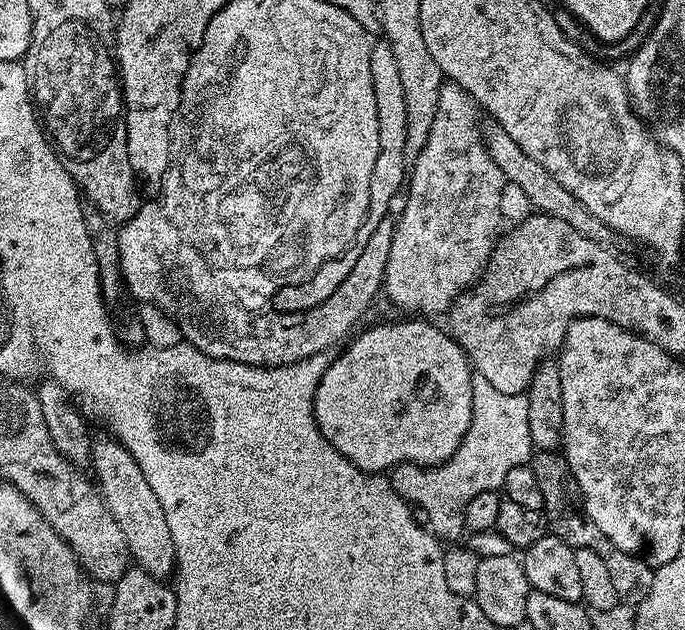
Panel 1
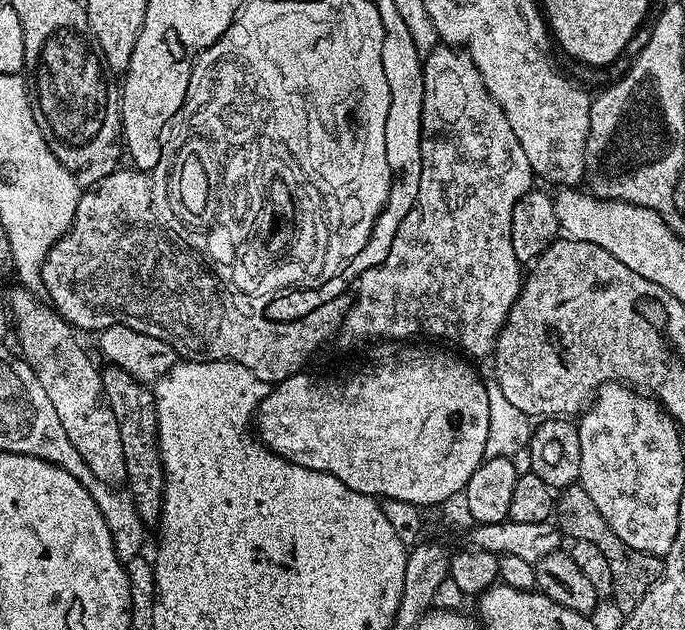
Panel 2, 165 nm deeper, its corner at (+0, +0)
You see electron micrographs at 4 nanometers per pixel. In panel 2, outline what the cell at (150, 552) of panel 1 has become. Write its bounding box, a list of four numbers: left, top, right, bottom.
[6,287,127,481]

